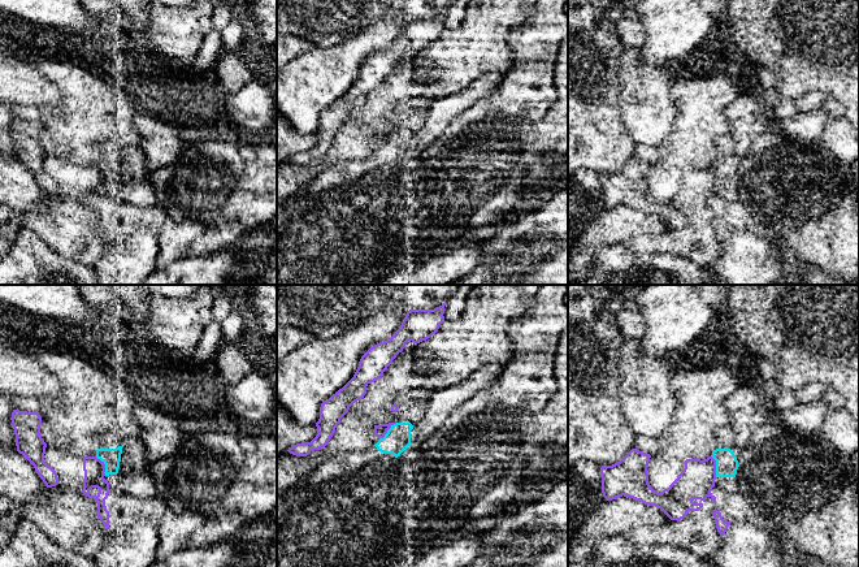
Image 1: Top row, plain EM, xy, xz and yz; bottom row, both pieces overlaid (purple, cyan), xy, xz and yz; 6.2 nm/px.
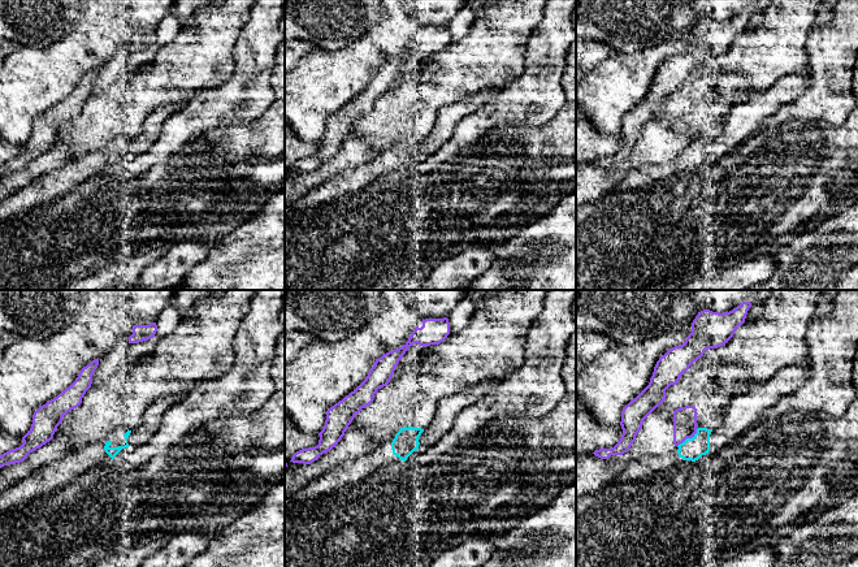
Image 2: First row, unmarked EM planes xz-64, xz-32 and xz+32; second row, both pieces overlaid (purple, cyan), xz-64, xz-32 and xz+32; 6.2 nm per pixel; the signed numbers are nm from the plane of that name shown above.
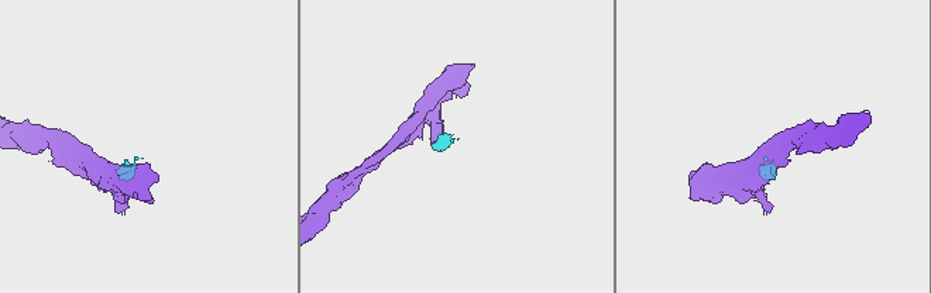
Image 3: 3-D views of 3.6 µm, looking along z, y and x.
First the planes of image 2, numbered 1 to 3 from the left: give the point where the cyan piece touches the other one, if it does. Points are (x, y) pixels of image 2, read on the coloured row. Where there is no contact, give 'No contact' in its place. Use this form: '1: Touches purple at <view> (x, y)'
1: No contact
2: No contact
3: Touches purple at xz+32 (688, 437)

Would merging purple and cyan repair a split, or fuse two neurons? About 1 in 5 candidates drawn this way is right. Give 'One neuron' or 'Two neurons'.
Two neurons

